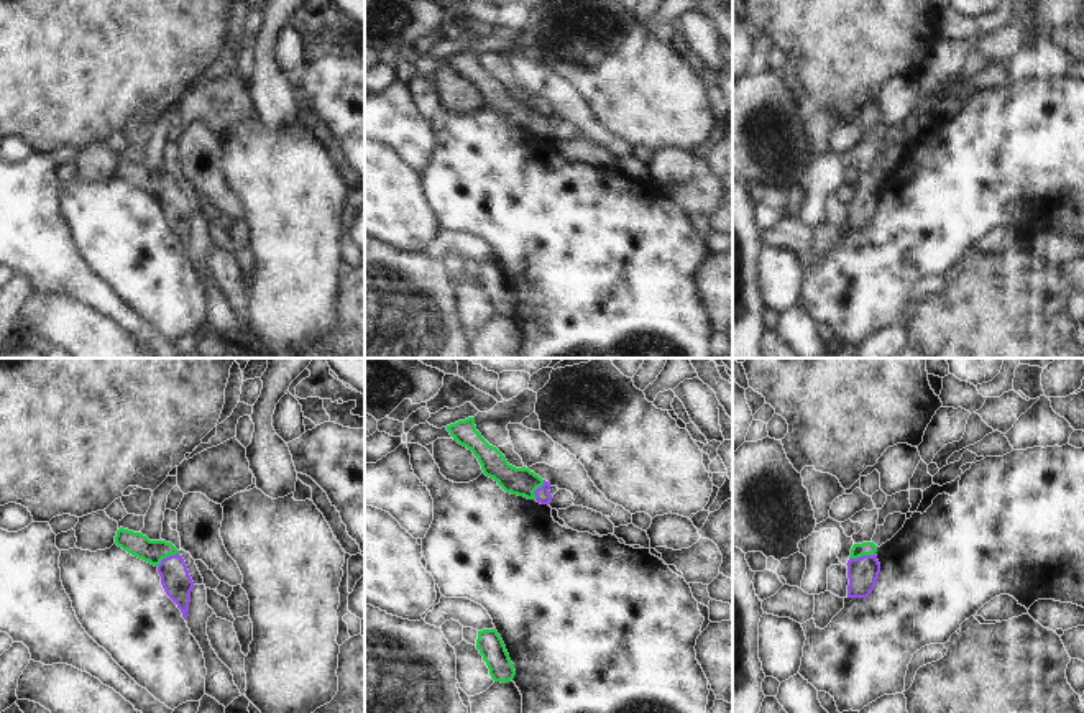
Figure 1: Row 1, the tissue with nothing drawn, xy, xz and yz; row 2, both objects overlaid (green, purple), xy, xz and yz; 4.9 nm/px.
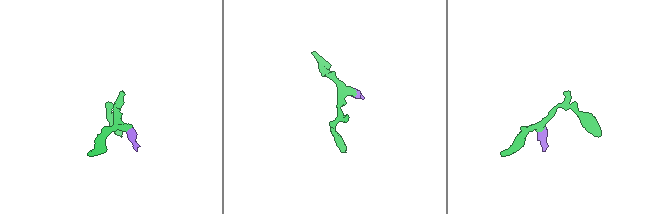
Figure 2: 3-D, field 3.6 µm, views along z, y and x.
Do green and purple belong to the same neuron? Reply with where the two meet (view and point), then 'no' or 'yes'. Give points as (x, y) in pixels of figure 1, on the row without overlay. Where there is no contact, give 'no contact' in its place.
meets green in yz at (861, 188); yes

